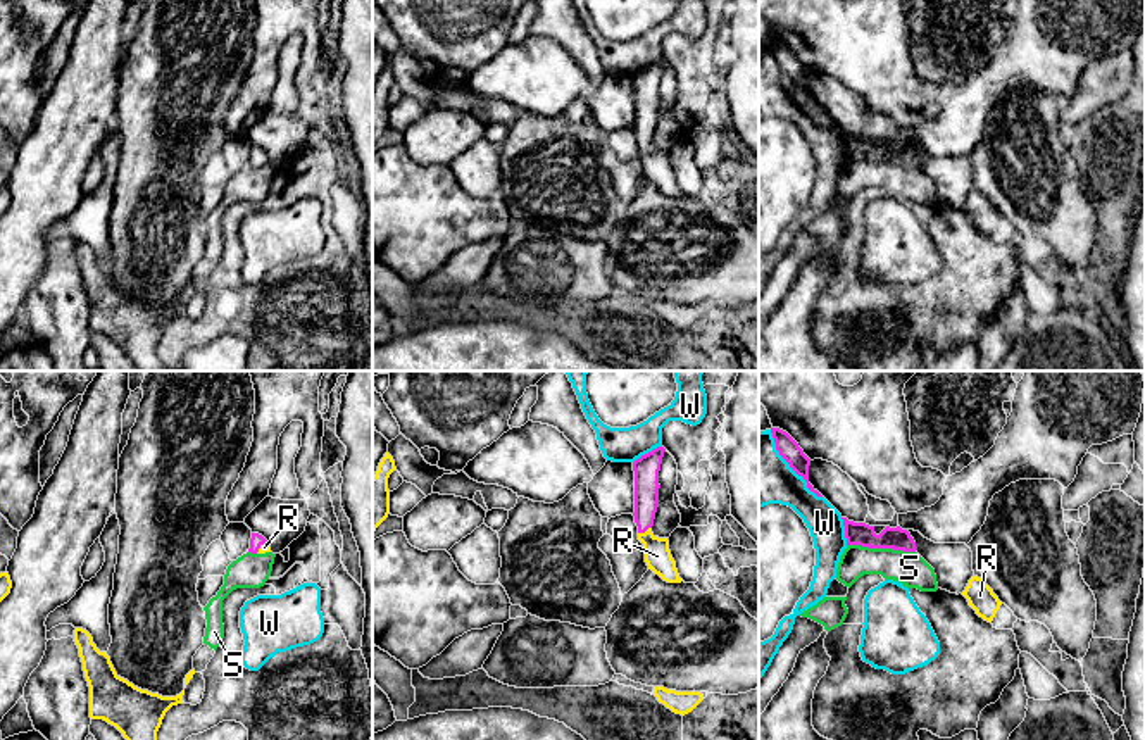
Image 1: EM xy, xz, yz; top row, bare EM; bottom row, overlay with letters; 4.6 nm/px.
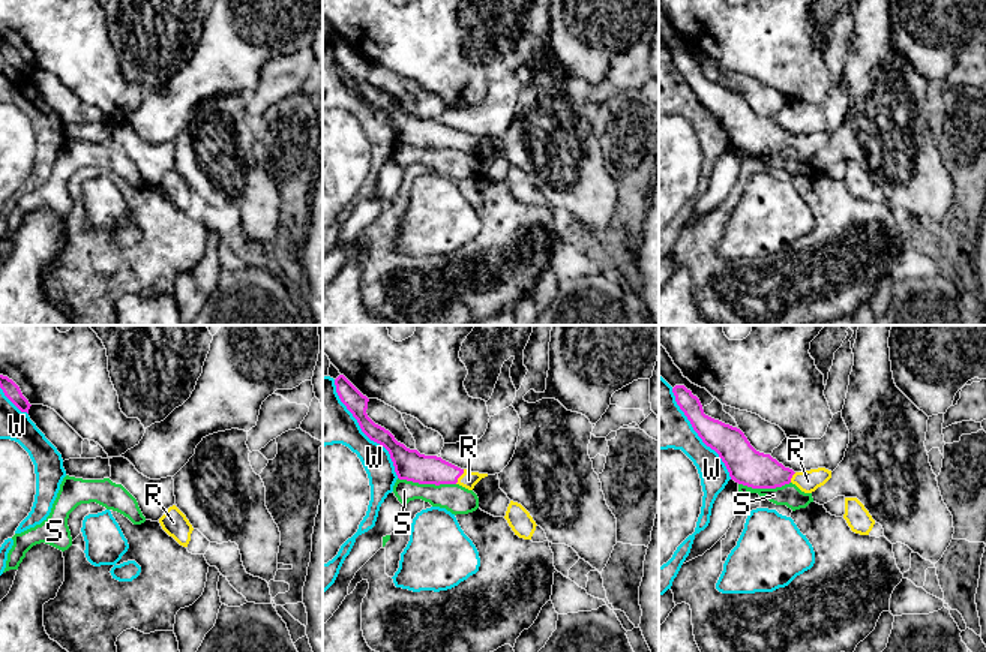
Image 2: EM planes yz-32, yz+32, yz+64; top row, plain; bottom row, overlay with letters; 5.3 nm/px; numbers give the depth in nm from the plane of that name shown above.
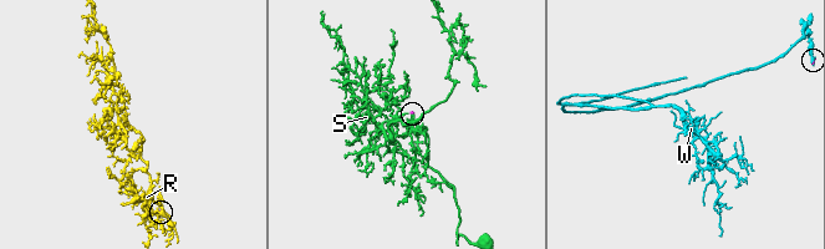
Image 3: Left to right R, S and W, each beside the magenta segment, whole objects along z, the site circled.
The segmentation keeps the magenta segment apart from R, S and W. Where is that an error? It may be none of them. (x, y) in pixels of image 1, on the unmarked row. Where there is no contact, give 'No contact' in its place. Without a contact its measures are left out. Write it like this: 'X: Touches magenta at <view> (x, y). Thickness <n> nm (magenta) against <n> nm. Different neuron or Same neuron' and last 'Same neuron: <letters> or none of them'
R: Touches magenta at xz (644, 145). Thickness 110 nm (magenta) against 130 nm. Same neuron
S: Touches magenta at yz (882, 161). Thickness 110 nm (magenta) against 160 nm. Different neuron
W: Touches magenta at yz (790, 80). Thickness 100 nm (magenta) against 280 nm. Different neuron
Same neuron: R

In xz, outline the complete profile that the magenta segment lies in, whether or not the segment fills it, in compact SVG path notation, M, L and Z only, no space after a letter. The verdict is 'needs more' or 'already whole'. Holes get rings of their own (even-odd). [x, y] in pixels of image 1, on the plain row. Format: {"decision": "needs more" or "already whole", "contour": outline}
{"decision": "needs more", "contour": "M657 60L633 76L635 85L635 136L638 154L643 157L648 183L667 197L681 197L676 176L669 164L669 154L652 147L659 121L659 85L666 62Z"}

